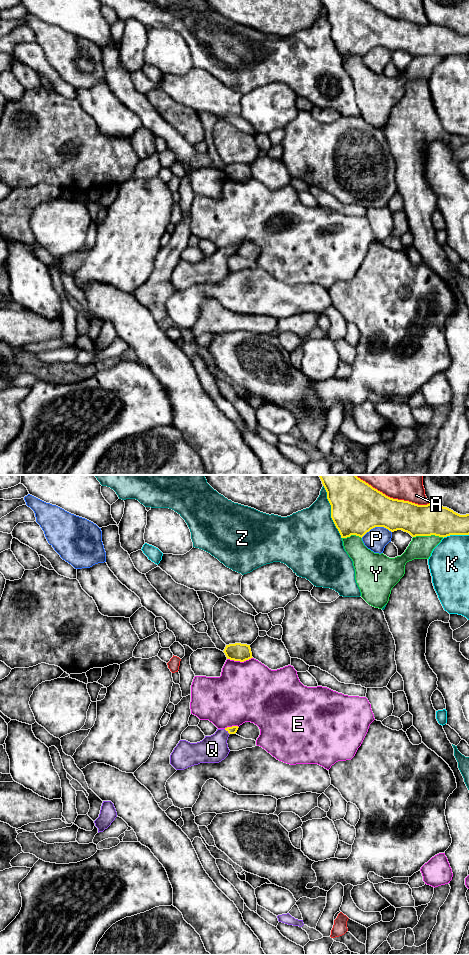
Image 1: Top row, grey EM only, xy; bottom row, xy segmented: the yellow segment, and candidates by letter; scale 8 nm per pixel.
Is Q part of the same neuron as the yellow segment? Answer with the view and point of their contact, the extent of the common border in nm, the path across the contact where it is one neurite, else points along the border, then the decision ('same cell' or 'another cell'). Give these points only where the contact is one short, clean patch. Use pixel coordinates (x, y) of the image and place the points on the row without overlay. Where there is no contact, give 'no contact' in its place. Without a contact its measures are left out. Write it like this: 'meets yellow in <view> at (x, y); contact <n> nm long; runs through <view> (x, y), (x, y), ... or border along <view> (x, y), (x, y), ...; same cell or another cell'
meets yellow in xy at (228, 252); contact 60 nm long; runs through xy (231, 250), (228, 252), (212, 269); same cell

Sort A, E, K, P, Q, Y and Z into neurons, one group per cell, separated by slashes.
A / E / K / P / Q / Y / Z

